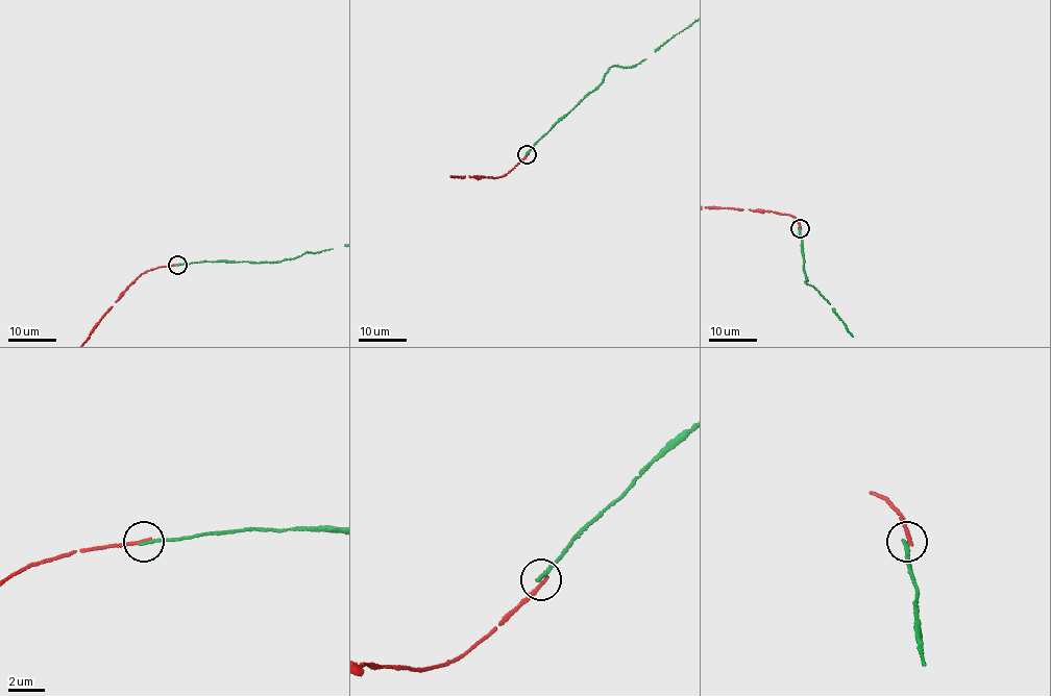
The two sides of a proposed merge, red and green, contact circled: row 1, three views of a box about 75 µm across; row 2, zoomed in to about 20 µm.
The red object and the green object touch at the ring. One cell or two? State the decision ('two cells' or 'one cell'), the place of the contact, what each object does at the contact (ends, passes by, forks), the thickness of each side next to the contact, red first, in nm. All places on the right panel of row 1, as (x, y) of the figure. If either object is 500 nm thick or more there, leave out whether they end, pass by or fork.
two cells | (800, 228) | red ends | green ends | 200/180 nm

